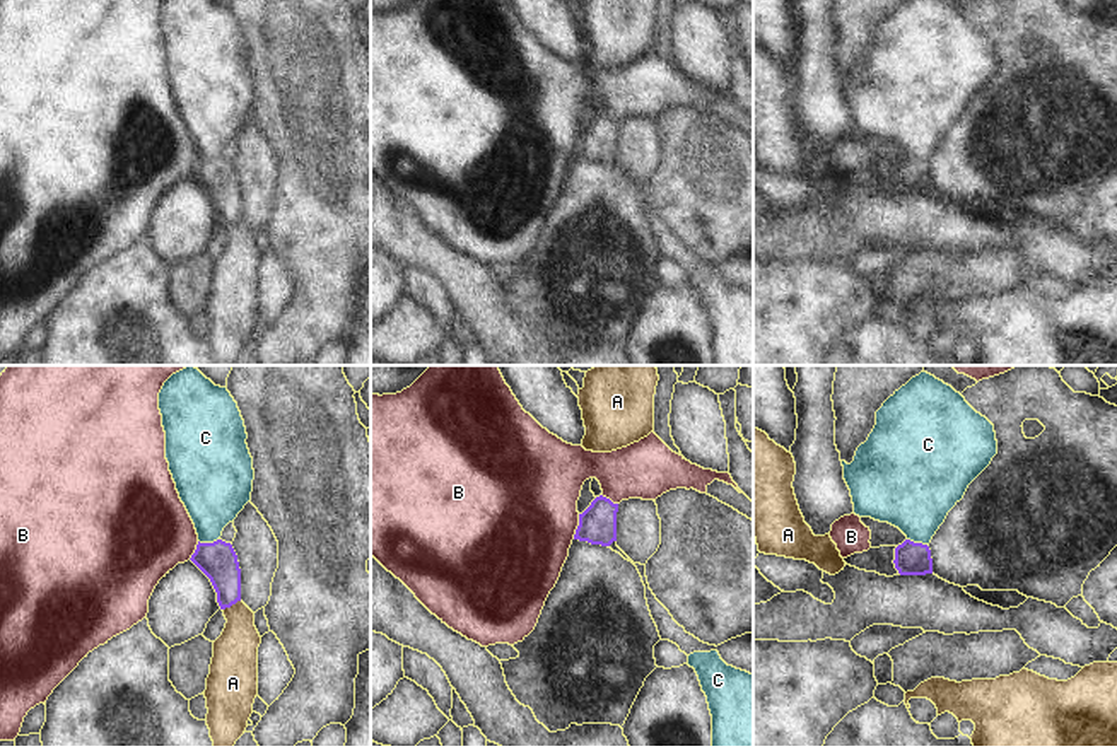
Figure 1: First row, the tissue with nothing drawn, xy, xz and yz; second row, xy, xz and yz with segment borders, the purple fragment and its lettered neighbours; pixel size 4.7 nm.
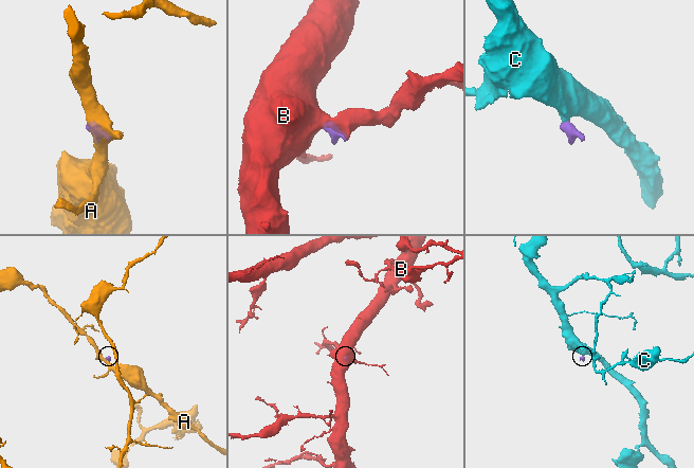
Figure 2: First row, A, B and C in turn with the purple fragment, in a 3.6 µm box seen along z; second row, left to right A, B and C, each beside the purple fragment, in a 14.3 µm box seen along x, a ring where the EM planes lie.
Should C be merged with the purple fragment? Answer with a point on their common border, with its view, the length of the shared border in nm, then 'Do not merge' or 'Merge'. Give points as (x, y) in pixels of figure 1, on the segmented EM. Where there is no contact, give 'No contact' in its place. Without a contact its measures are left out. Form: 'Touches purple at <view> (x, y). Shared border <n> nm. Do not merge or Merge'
Touches purple at xy (209, 543). Shared border 110 nm. Merge.

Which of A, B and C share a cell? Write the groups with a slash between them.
A / B / C

